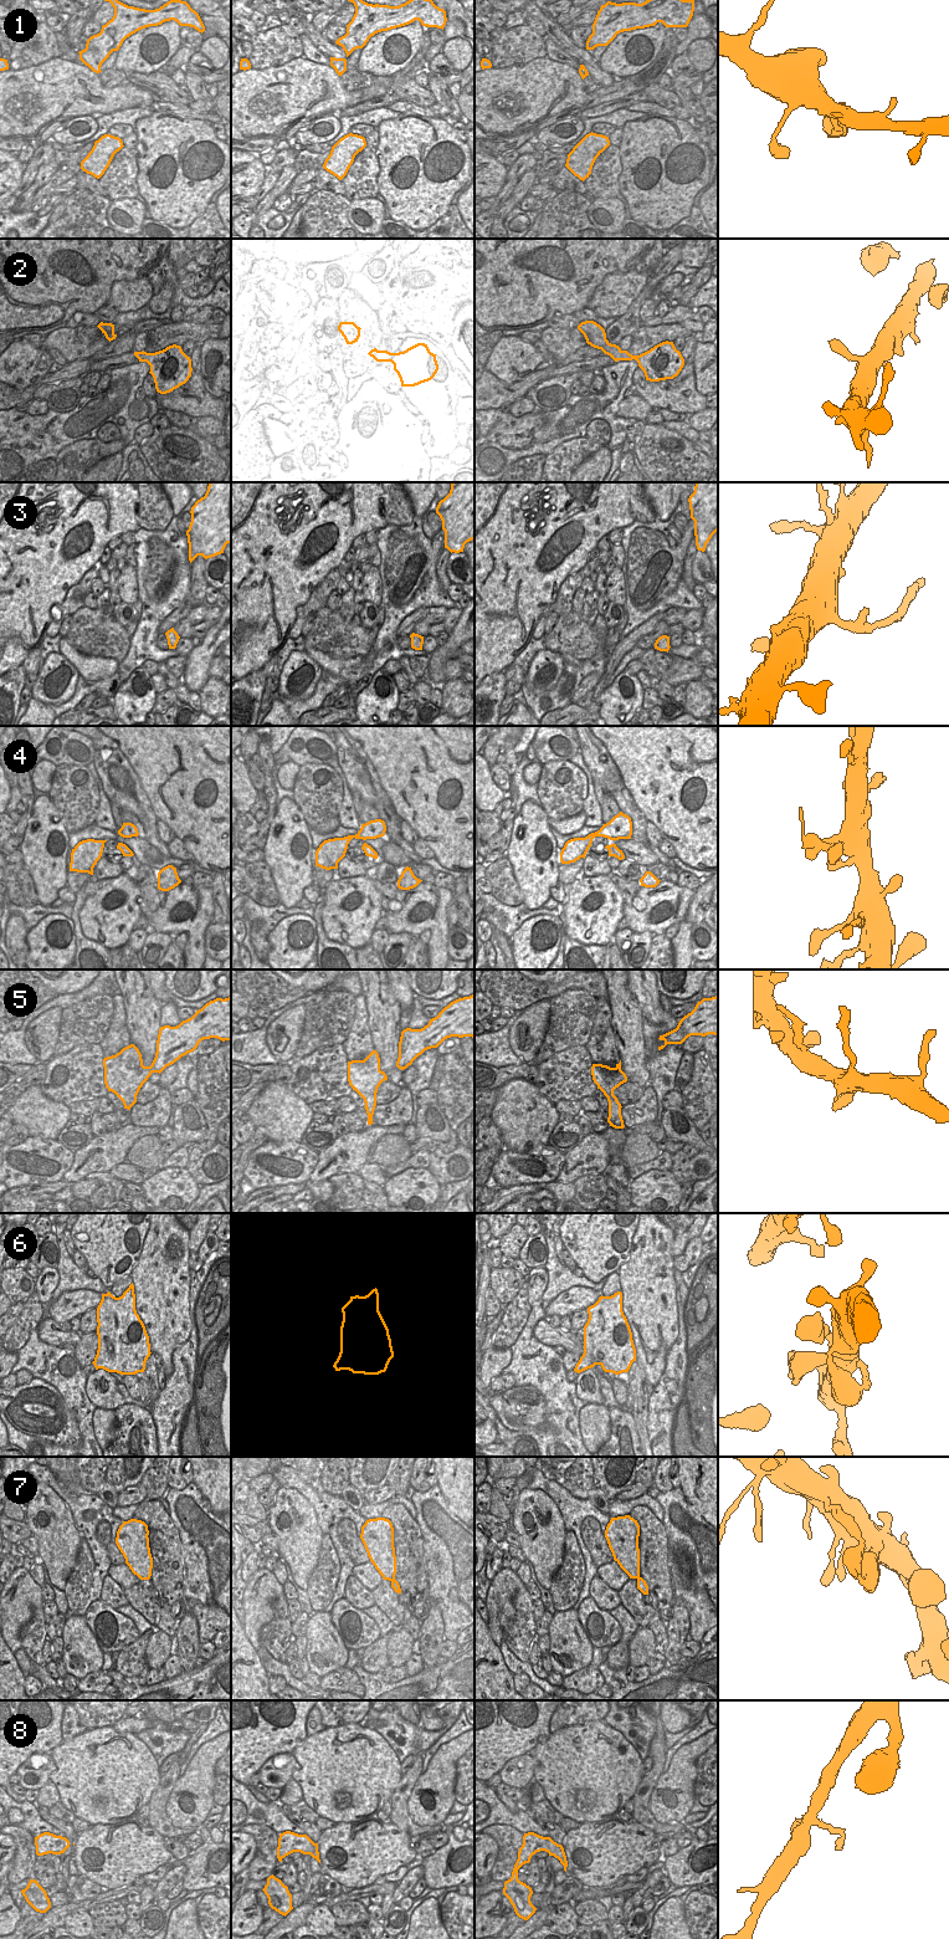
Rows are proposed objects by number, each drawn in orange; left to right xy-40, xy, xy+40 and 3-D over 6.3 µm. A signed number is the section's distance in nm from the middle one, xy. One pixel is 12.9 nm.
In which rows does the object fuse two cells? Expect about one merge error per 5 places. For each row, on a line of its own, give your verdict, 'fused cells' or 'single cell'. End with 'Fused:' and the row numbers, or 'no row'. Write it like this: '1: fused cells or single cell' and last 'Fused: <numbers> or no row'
1: single cell
2: single cell
3: fused cells
4: single cell
5: single cell
6: single cell
7: single cell
8: single cell
Fused: 3

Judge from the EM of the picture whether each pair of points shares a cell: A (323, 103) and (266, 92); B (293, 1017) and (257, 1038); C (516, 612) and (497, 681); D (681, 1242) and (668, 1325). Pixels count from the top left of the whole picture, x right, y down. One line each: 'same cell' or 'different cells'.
A: same cell
B: different cells
C: different cells
D: different cells

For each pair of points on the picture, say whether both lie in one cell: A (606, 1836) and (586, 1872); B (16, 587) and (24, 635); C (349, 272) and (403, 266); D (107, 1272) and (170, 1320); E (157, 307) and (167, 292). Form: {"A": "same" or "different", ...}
{"A": "same", "B": "same", "C": "different", "D": "different", "E": "same"}

